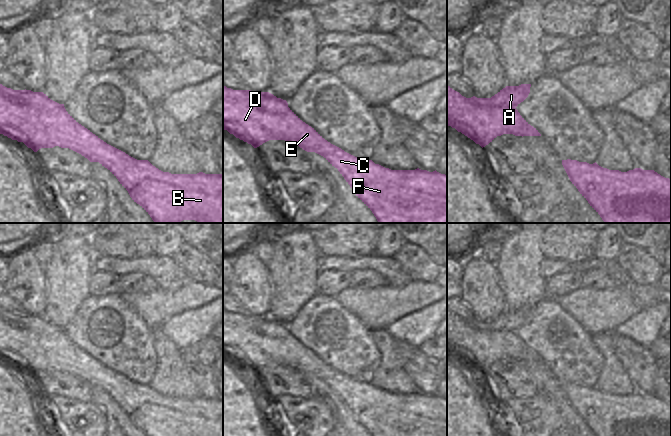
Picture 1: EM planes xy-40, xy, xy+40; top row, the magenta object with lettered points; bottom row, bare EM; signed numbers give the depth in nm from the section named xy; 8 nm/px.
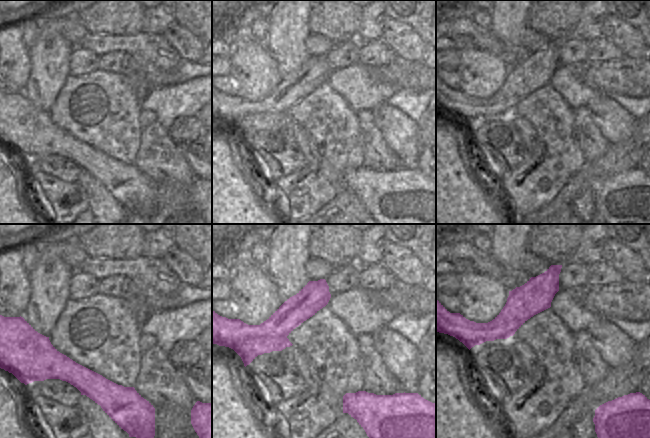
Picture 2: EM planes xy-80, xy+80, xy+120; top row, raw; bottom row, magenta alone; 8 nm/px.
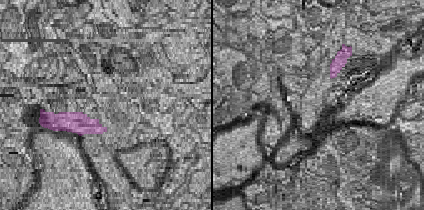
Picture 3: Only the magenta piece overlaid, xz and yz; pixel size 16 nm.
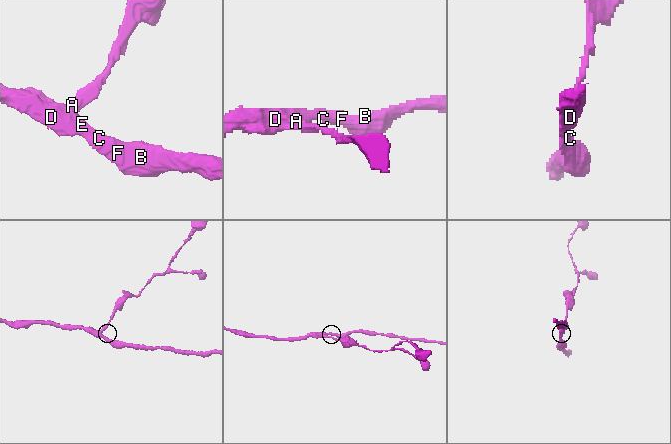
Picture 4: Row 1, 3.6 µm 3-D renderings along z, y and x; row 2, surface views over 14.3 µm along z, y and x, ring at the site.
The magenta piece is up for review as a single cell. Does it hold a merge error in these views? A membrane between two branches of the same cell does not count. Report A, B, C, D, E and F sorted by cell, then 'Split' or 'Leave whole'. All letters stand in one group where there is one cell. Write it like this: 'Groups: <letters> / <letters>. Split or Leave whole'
Groups: A / B C D E F. Split

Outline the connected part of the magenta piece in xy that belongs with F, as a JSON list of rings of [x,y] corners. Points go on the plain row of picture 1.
[[[223,308],[223,353],[236,362],[251,368],[254,372],[269,364],[285,364],[307,376],[315,376],[323,380],[332,390],[338,393],[356,420],[372,436],[447,436],[447,399],[436,394],[429,396],[419,392],[415,394],[391,394],[375,388],[372,384],[357,382],[325,364],[288,331],[286,324],[277,322],[269,316],[233,314]]]

